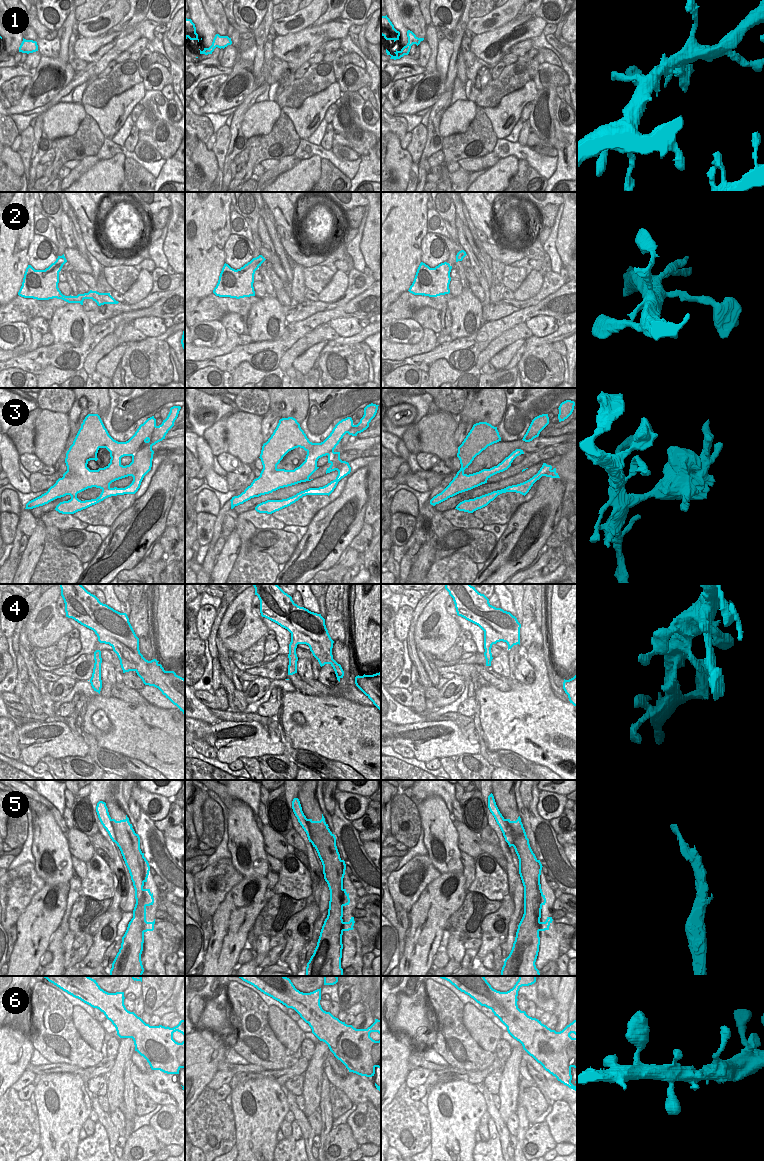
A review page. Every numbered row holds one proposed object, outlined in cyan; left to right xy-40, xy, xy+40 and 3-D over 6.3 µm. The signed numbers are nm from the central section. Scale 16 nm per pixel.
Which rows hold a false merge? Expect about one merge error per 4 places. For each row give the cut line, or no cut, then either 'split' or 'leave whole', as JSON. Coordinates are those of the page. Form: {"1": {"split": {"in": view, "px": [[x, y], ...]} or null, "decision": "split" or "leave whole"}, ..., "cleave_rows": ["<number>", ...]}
{"1": {"split": null, "decision": "leave whole"}, "2": {"split": null, "decision": "leave whole"}, "3": {"split": null, "decision": "leave whole"}, "4": {"split": null, "decision": "leave whole"}, "5": {"split": {"in": "xy-40", "px": [[111, 819], [112, 831], [110, 835], [116, 839], [117, 845]]}, "decision": "split"}, "6": {"split": null, "decision": "leave whole"}, "cleave_rows": ["5"]}

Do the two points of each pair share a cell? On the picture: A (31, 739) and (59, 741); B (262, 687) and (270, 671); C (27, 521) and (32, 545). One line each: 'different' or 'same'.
A: same
B: different
C: different

